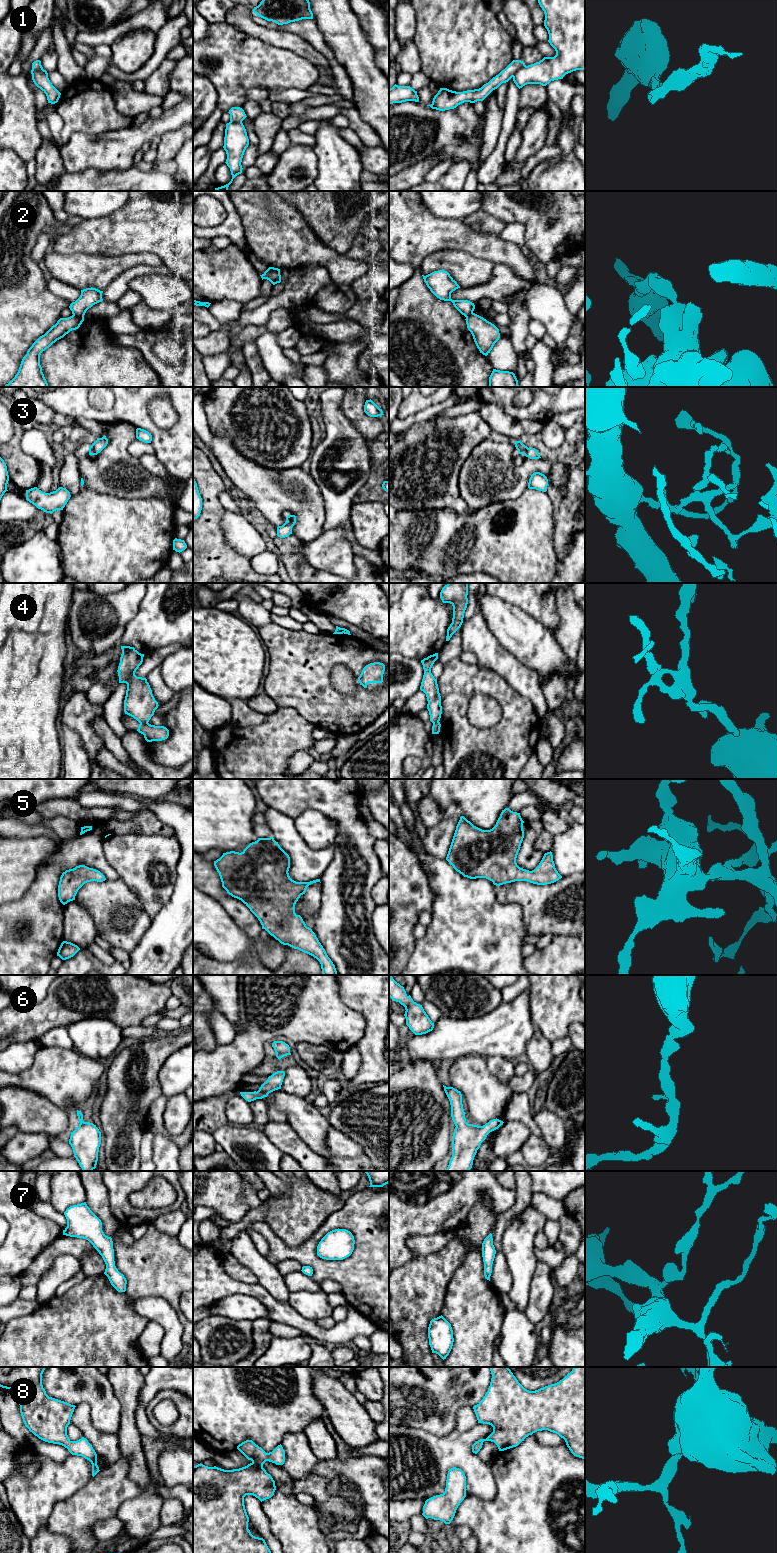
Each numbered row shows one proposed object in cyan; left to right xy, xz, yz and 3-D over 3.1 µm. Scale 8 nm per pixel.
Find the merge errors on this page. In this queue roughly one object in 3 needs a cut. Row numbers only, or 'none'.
1, 2, 4

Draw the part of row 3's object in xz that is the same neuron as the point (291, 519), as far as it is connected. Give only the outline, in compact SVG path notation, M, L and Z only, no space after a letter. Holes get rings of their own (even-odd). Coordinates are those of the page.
M289 515L286 517L286 522L282 526L277 527L277 536L280 538L288 537L292 534L292 527L296 523L296 516Z

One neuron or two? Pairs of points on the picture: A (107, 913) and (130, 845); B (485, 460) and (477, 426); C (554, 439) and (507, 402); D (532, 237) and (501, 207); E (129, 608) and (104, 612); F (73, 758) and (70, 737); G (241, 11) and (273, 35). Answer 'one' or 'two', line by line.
A: two
B: two
C: two
D: one
E: one
F: one
G: one

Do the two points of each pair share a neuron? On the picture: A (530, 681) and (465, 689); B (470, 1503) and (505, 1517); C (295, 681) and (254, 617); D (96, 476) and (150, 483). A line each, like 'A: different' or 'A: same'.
A: different
B: same
C: different
D: same

